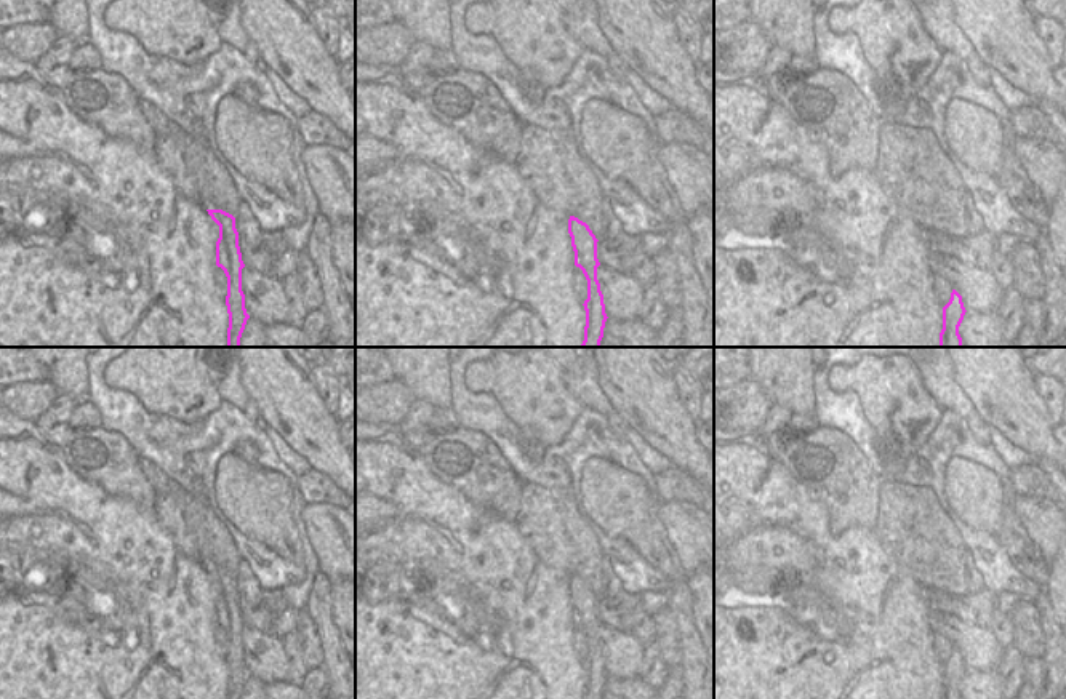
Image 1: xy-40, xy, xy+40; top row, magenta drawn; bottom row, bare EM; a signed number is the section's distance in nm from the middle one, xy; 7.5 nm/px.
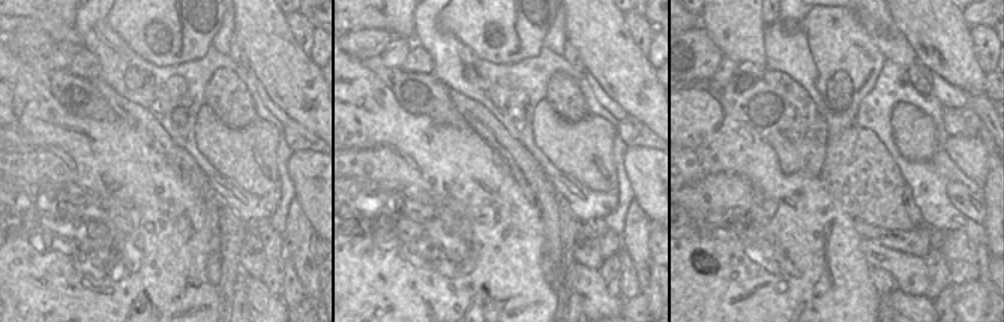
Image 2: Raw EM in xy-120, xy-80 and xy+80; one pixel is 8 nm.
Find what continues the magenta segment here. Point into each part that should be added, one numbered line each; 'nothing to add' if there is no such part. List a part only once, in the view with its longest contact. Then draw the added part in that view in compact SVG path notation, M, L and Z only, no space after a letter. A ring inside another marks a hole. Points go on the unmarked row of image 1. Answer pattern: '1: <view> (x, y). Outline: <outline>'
1: xy (549, 520). Outline: M522 483L515 525L544 565L578 576L600 598L605 589L603 555L570 489Z

